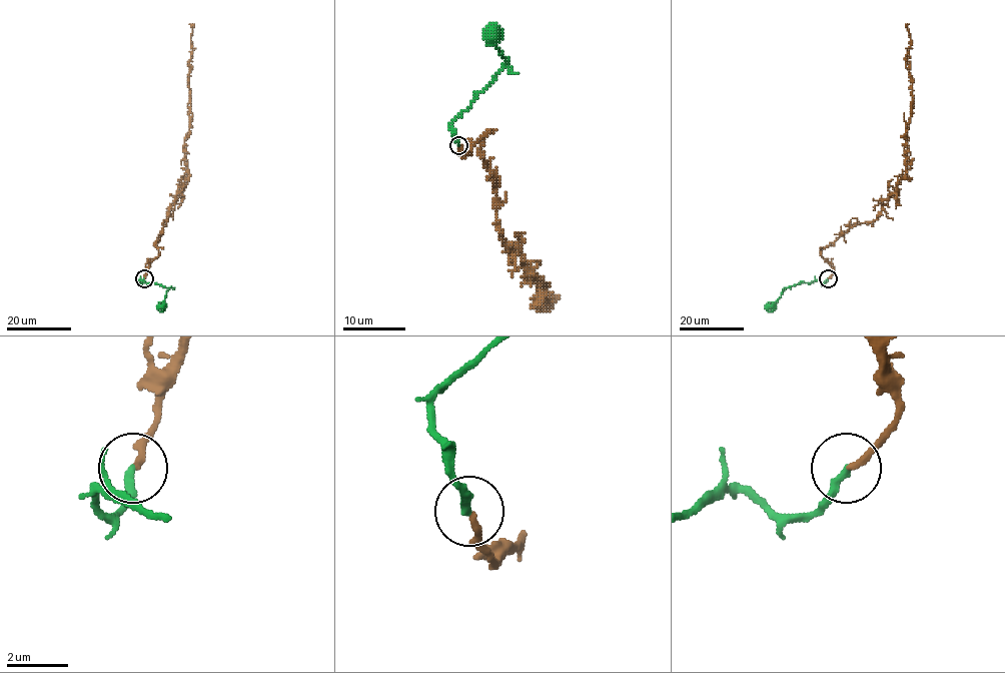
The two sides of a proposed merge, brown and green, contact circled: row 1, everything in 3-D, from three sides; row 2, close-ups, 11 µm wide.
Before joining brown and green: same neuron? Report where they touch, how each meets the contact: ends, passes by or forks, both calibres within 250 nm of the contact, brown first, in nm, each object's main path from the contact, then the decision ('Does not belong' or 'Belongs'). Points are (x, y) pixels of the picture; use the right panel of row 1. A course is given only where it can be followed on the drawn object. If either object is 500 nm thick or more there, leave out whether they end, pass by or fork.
Place: (828, 278). At the ring brown ends. At the ring green ends. Thickness 220 nm (brown) against 260 nm. Course of brown: (828, 278), (833, 267), (820, 251), (853, 225), (872, 222), (882, 202), (905, 175), (912, 98), (908, 24). Course of green: (828, 278), (824, 283), (799, 283), (785, 289), (772, 307), (766, 309). Belongs

